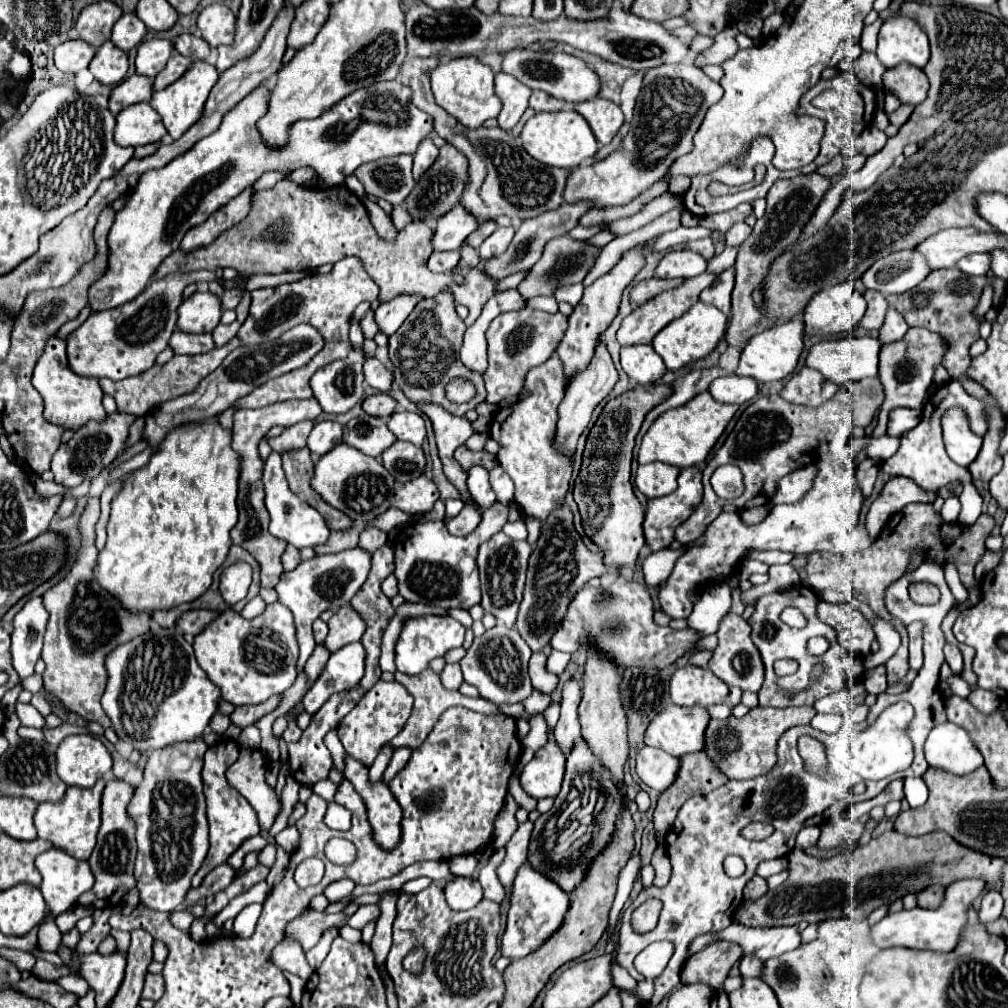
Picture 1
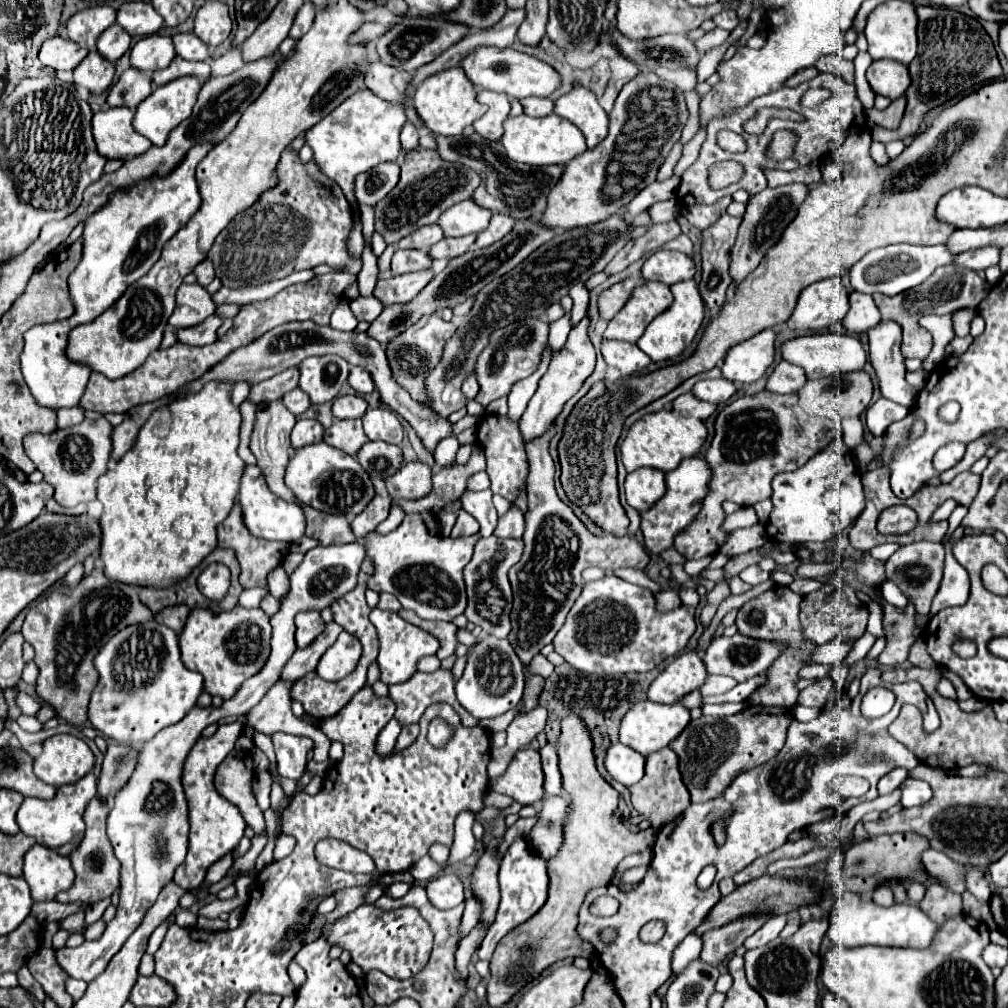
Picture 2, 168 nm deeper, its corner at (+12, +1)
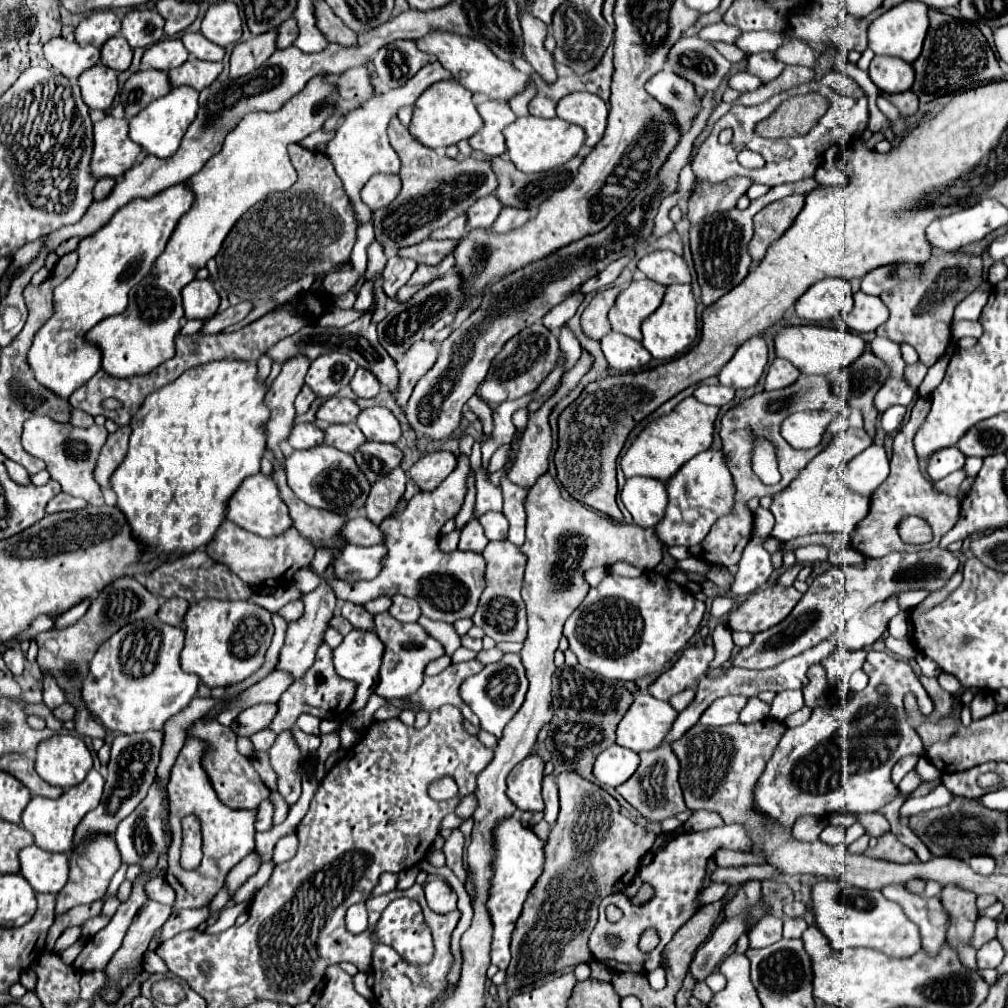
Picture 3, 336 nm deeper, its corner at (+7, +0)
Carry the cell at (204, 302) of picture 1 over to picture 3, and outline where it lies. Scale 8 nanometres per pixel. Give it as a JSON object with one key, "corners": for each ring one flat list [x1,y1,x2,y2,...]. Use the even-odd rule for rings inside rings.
{"corners":[[209,279,191,281,189,285,183,287,181,297,183,297,185,319,199,319,199,321,211,319,217,313,221,301,215,291,215,285]]}

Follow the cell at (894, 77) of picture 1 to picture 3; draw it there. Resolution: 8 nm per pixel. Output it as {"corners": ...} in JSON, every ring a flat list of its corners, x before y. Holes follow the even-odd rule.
{"corners":[[875,57,869,65,869,77,871,81,883,91,883,93,903,93,909,91,915,79,913,67,905,61,899,61,897,57]]}

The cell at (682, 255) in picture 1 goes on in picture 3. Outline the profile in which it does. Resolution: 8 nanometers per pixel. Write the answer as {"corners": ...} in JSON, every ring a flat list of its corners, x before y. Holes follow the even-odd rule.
{"corners":[[653,251,639,261,639,269,661,285,691,283,691,273,685,259,673,251]]}

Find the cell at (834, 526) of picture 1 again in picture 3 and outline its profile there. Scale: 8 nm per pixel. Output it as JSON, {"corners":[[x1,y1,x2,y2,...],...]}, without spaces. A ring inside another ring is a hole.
{"corners":[[847,429,845,433,839,433,833,437,833,441,799,473,795,481,791,481,789,487,773,495,771,513,775,517,775,527,771,537,777,541,789,541,799,535,809,533,825,533,825,531,837,531,843,535,849,535,863,517,869,513,867,497,851,491,837,475,837,469,845,463,849,463,857,453,867,449,873,443,873,439,863,429]]}

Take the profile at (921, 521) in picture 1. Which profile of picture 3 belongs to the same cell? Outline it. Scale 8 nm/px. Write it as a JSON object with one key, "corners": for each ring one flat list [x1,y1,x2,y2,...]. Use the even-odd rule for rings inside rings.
{"corners":[[907,515,899,521,899,535,905,543,921,545,931,541,931,527,923,517]]}

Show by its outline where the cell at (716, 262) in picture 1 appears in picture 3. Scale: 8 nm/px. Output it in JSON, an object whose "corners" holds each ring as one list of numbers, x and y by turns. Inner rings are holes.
{"corners":[[671,285,667,287,665,299,661,307,645,319,643,327,643,347,655,357,655,359,673,359,687,351,687,347,695,341,697,337,697,301,693,297,691,285]]}

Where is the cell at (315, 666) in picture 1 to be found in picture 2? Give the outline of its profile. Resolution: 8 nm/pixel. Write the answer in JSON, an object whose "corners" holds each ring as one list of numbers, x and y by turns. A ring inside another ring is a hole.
{"corners":[[278,682,266,696,246,714,246,726,264,732,290,732,310,736,314,742,320,742,320,754,326,754,330,748,330,740,322,734,318,726,308,724,296,718,290,710,290,686,292,682]]}

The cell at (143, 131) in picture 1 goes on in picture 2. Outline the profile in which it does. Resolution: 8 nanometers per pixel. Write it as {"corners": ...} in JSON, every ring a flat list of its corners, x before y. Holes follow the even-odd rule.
{"corners":[[108,108,92,116,92,134,96,150,108,160,130,160,150,148,150,140,132,128,134,110]]}

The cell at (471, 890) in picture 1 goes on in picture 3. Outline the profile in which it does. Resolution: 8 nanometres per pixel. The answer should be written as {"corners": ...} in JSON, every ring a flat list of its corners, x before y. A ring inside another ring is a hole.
{"corners":[[435,879,425,885,425,897,429,907,435,913,447,913,457,909,457,893,451,889,451,885,443,879]]}

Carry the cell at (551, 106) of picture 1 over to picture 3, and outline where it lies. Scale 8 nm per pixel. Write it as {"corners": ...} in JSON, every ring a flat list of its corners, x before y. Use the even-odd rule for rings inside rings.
{"corners":[[535,95,529,103,529,113,535,117,555,117,555,101,545,95]]}

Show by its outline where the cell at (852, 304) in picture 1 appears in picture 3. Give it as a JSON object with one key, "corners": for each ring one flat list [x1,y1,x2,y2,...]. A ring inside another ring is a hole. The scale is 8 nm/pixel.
{"corners":[[829,277,811,285,795,303,795,313,807,323,825,323,849,315,853,309,851,285,841,277]]}

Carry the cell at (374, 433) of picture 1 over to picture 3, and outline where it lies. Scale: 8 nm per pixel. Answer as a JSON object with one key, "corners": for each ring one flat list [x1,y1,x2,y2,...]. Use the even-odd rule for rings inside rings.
{"corners":[[347,423,347,425,329,425,329,429,325,431,325,443,333,445,339,451,345,453,355,453,355,449,359,445,363,445,367,439,361,433,361,429,355,423]]}

